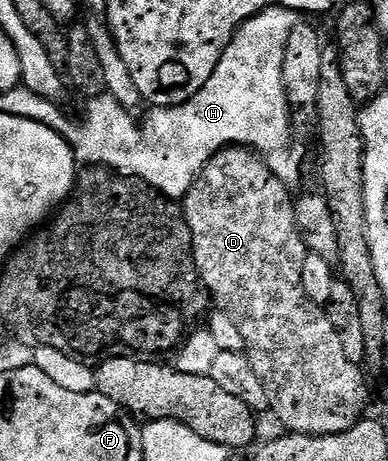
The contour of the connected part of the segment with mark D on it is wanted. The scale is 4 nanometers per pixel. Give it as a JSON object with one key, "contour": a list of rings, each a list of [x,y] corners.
{"contour":[[[227,146],[224,150],[216,152],[208,160],[205,168],[197,176],[197,180],[189,188],[187,195],[181,199],[181,205],[185,220],[189,224],[189,232],[193,236],[195,263],[200,276],[203,278],[203,284],[207,288],[210,301],[218,309],[223,310],[225,316],[229,316],[229,320],[233,320],[233,324],[237,324],[237,329],[239,329],[243,337],[244,347],[249,351],[253,370],[256,372],[258,379],[261,380],[262,387],[265,388],[265,395],[268,397],[268,411],[273,412],[283,426],[281,428],[288,433],[337,435],[348,431],[349,428],[362,421],[366,413],[364,410],[369,404],[367,378],[359,371],[362,370],[360,363],[349,360],[349,356],[345,356],[345,348],[341,345],[341,336],[337,336],[337,328],[333,328],[326,309],[313,304],[313,300],[309,300],[309,296],[305,296],[305,288],[301,284],[301,268],[305,268],[305,256],[309,251],[297,224],[297,216],[295,215],[296,199],[291,198],[291,194],[287,190],[290,190],[288,183],[282,182],[254,150],[248,150],[245,146]]]}

